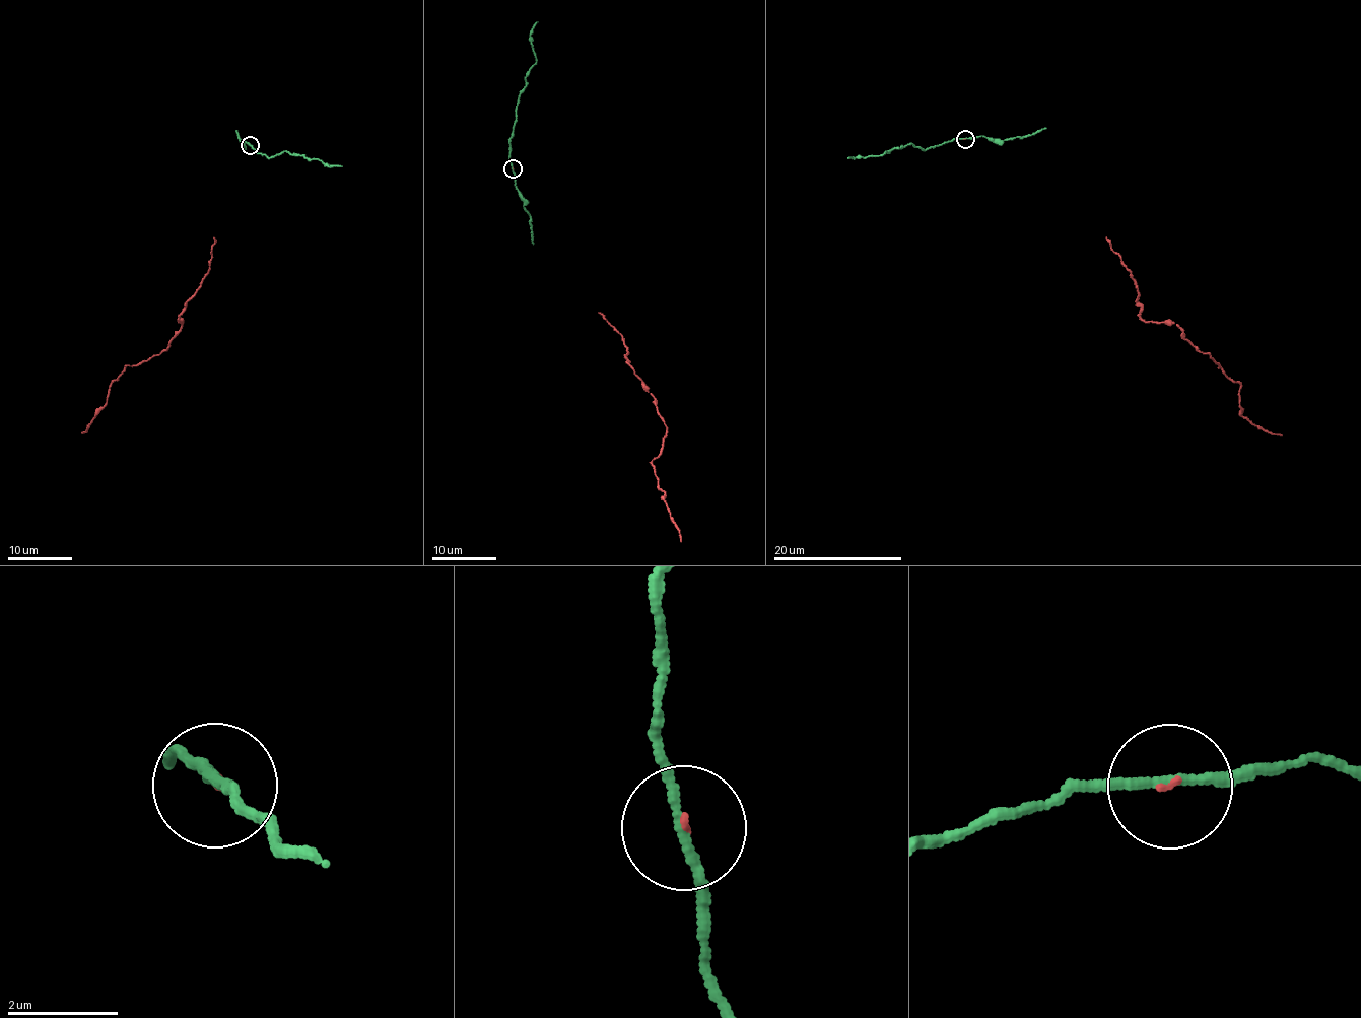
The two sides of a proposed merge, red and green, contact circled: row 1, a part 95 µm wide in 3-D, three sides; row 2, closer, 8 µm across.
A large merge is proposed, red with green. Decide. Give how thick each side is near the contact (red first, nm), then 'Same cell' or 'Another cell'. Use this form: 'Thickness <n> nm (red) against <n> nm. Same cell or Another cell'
Thickness 40 nm (red) against 140 nm. Same cell

